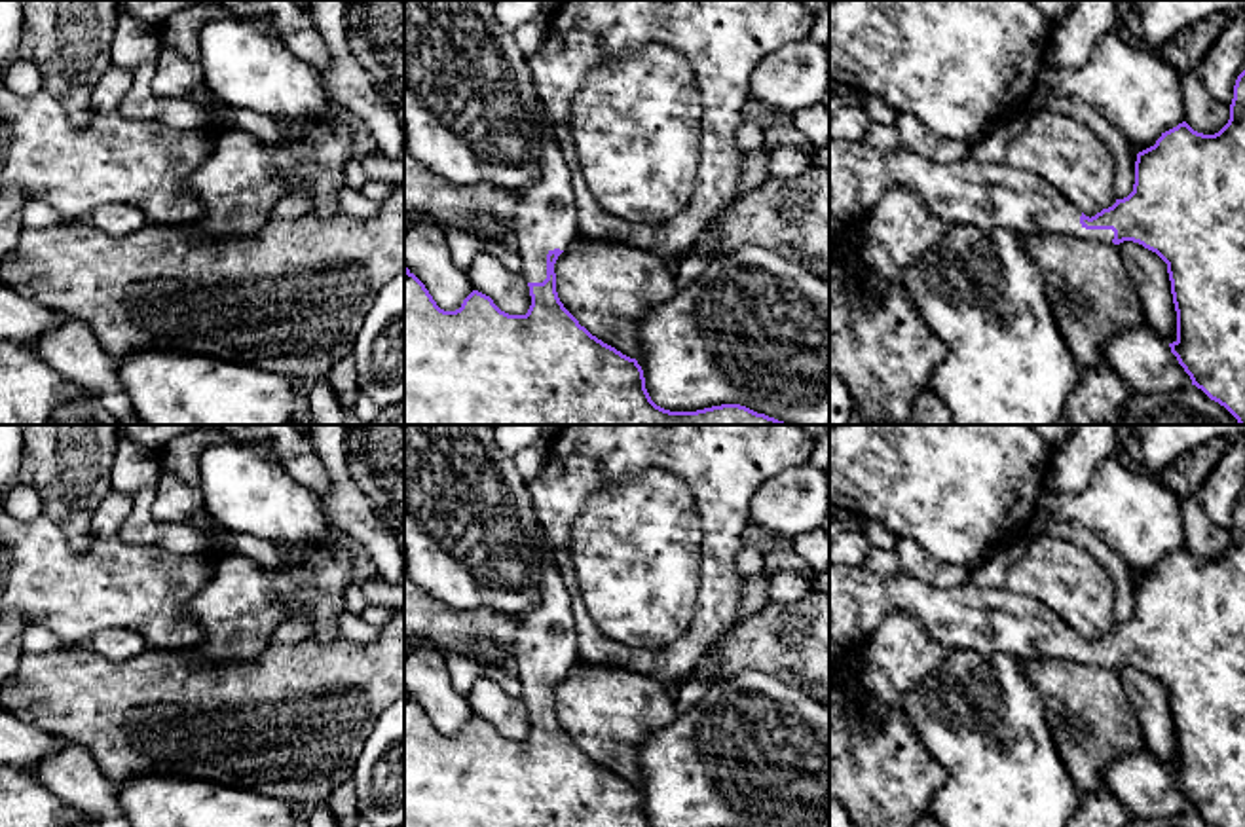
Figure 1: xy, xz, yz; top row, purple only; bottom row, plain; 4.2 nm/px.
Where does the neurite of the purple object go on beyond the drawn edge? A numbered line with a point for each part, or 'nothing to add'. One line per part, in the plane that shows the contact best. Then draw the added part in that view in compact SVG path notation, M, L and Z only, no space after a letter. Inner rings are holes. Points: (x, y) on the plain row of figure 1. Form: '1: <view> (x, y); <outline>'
1: yz (989, 621); M829 561L829 635L837 645L864 641L892 609L915 615L949 649L1006 652L1021 664L1044 658L1114 664L1112 654L1086 654L1082 635L1034 597L968 582L943 590L901 571L879 577Z

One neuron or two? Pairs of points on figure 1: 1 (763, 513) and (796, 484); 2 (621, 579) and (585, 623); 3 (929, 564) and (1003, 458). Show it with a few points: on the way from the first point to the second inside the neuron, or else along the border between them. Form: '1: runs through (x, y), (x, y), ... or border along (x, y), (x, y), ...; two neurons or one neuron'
1: runs through (771, 509), (788, 492); one neuron
2: border along (574, 575), (591, 619), (610, 638), (625, 645); two neurons
3: border along (898, 537), (917, 541), (938, 560), (976, 564); two neurons

